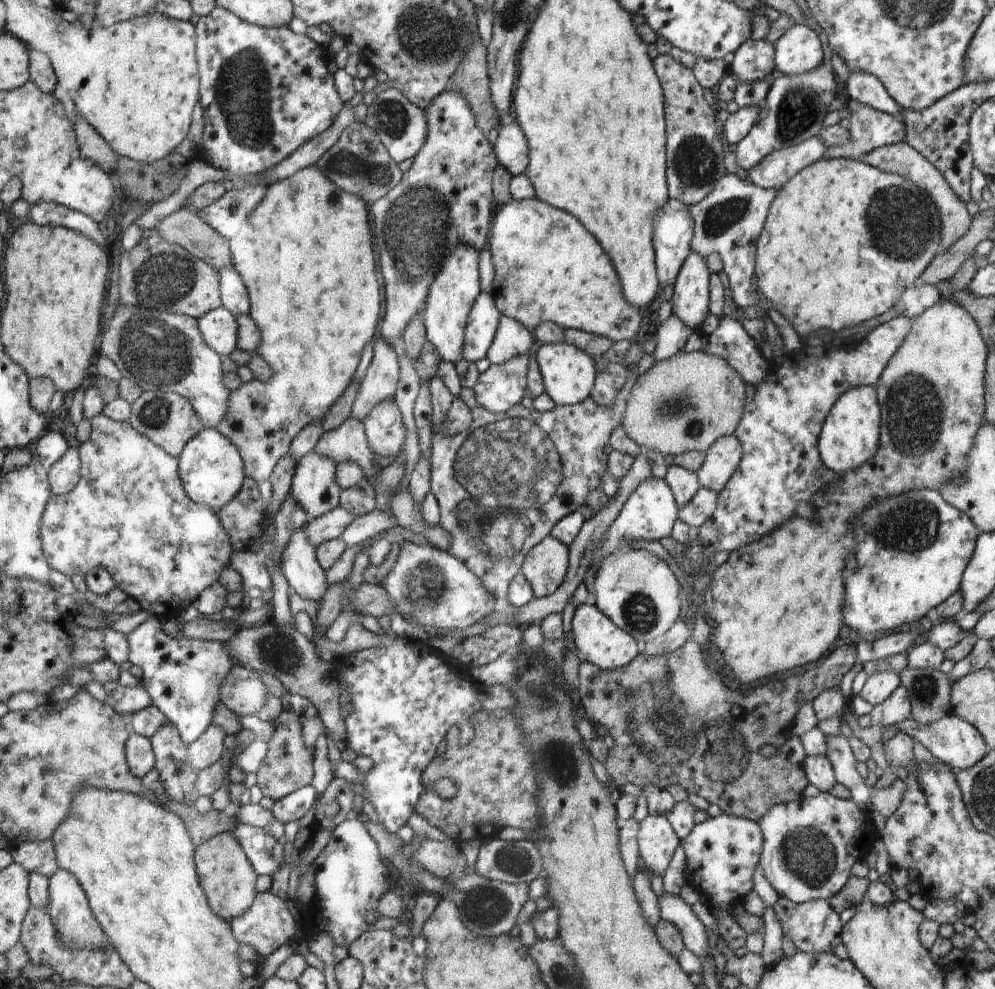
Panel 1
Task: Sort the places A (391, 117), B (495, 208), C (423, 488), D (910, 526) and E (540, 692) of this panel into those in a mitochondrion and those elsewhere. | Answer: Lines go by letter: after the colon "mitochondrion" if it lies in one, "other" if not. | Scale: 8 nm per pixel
A: mitochondrion
B: other
C: other
D: mitochondrion
E: mitochondrion

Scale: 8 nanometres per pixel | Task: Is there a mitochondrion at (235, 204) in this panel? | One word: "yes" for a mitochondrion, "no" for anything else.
yes

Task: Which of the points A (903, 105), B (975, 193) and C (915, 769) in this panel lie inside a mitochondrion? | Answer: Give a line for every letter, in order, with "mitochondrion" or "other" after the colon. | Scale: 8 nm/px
A: other
B: other
C: other

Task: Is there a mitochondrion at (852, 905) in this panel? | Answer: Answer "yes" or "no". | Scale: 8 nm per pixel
no

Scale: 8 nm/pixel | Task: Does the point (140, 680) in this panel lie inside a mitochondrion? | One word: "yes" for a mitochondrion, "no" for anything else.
no

